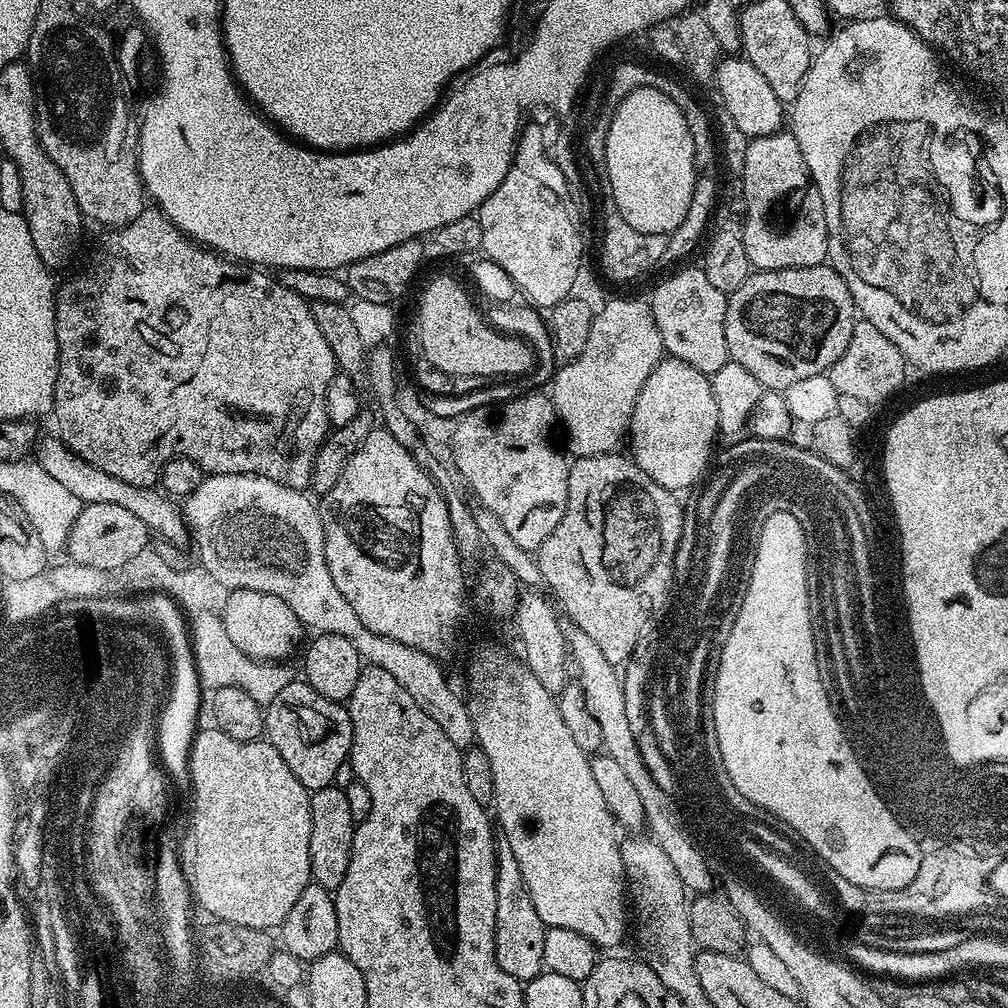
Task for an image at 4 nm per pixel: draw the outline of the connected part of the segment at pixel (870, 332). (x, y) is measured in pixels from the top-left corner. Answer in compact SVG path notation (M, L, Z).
M860 318L857 319L854 330L850 334L850 346L834 362L834 366L827 371L830 382L834 382L834 390L839 396L847 394L850 398L859 398L873 406L879 406L883 400L888 400L904 384L904 368L906 361L903 354L874 326L874 322Z

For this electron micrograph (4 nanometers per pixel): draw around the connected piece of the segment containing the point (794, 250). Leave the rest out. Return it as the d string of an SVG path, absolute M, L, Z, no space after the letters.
M781 130L774 134L753 136L749 139L748 149L745 152L743 198L744 208L748 213L744 216L742 235L746 254L753 269L769 272L783 268L814 266L828 260L828 231L826 214L822 210L822 198L818 194L816 185L812 183L812 176L808 173L808 167L802 158L802 150L791 131Z

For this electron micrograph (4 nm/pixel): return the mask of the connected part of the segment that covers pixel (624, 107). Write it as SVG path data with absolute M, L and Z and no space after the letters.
M653 88L626 94L608 122L606 170L617 210L626 222L644 234L675 232L686 218L697 174L694 138L678 102Z

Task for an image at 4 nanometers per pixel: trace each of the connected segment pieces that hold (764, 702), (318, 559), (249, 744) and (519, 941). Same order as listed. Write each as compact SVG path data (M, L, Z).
M770 514L756 542L750 586L714 668L716 685L712 688L710 725L717 732L726 771L753 809L761 808L793 828L829 869L860 887L897 891L914 881L919 868L918 845L898 834L897 828L888 828L886 812L880 812L878 806L870 808L870 800L864 796L864 780L856 780L856 764L848 764L848 747L843 745L846 729L830 704L815 657L818 633L810 618L802 525L791 514Z
M246 474L205 475L202 486L188 496L183 497L182 511L184 523L188 526L191 543L196 543L196 556L200 559L199 567L215 578L221 589L258 590L262 594L274 594L282 598L290 610L300 619L305 629L319 634L338 634L358 650L365 665L373 664L387 670L392 677L398 678L402 690L406 690L414 702L429 714L434 722L445 731L446 738L461 750L473 747L473 720L470 718L465 699L456 694L450 686L440 662L433 656L406 646L392 638L374 634L374 630L362 626L362 618L354 614L354 606L342 598L342 590L334 586L330 578L330 566L326 566L326 546L324 545L324 524L320 521L320 508L312 505L298 488L282 486L265 476L247 476Z
M215 726L201 727L192 740L192 753L190 754L190 766L192 775L192 865L188 868L186 879L190 884L192 899L200 904L205 913L213 920L225 920L226 922L239 922L242 925L254 924L257 928L265 930L279 929L284 923L286 914L290 914L290 906L298 902L298 894L306 890L306 886L312 880L310 870L310 793L307 788L294 778L294 773L286 762L282 762L282 754L274 750L274 746L267 739L247 740L238 742L238 738L230 738L223 730Z
M497 839L494 950L498 958L498 966L502 966L502 970L506 970L510 978L521 982L530 981L545 971L545 946L546 929L542 918L538 918L538 910L534 910L534 902L530 902L530 890L526 890L526 882L522 882L522 870L518 866L518 858L514 858L514 850L510 850L508 840Z

